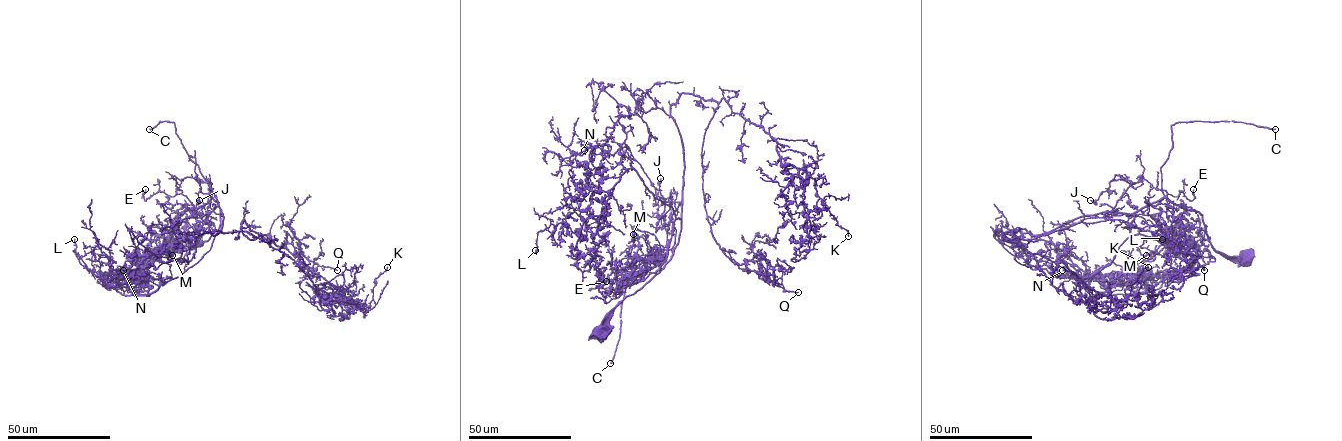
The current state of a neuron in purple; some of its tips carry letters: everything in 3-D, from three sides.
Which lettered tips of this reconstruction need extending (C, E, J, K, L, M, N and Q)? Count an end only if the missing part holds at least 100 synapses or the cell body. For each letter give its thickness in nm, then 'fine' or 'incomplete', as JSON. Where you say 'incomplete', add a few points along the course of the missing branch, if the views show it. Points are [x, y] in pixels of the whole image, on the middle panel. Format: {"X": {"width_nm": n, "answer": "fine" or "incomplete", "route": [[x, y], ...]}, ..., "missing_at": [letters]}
{"C": {"width_nm": 320, "answer": "incomplete"}, "E": {"width_nm": 200, "answer": "fine"}, "J": {"width_nm": 130, "answer": "fine"}, "K": {"width_nm": 170, "answer": "fine"}, "L": {"width_nm": 120, "answer": "fine"}, "M": {"width_nm": 220, "answer": "fine"}, "N": {"width_nm": 160, "answer": "fine"}, "Q": {"width_nm": 140, "answer": "fine"}, "missing_at": ["C"]}

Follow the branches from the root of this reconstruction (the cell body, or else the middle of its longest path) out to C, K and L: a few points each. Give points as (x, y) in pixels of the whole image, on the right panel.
C: (1246, 260), (1231, 261), (1214, 248), (1202, 216), (1164, 194), (1160, 167), (1178, 122), (1275, 129)
K: (1246, 260), (1218, 253), (1202, 216), (1165, 198), (1005, 232), (1088, 311), (1125, 307), (1148, 267)
L: (1246, 260), (1161, 198), (1080, 280), (1146, 292), (1134, 274), (1162, 239)

